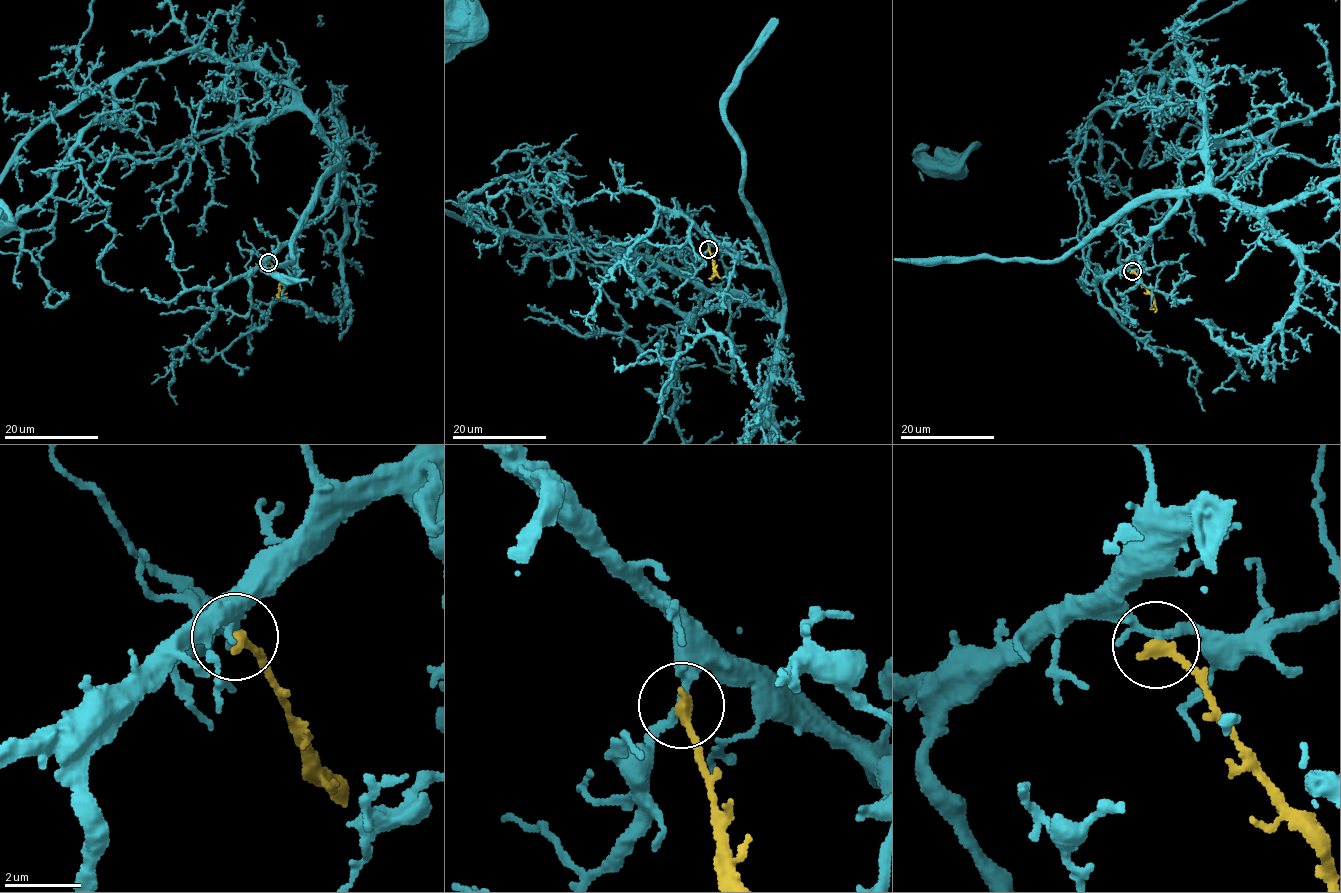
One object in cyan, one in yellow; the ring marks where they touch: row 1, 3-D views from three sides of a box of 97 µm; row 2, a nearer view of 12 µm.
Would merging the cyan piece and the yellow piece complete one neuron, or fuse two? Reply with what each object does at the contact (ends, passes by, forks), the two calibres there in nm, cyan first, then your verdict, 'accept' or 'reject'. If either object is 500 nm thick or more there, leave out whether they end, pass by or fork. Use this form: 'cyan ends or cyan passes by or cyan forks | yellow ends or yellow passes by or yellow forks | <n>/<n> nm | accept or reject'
cyan passes by | yellow ends | 200/320 nm | accept

